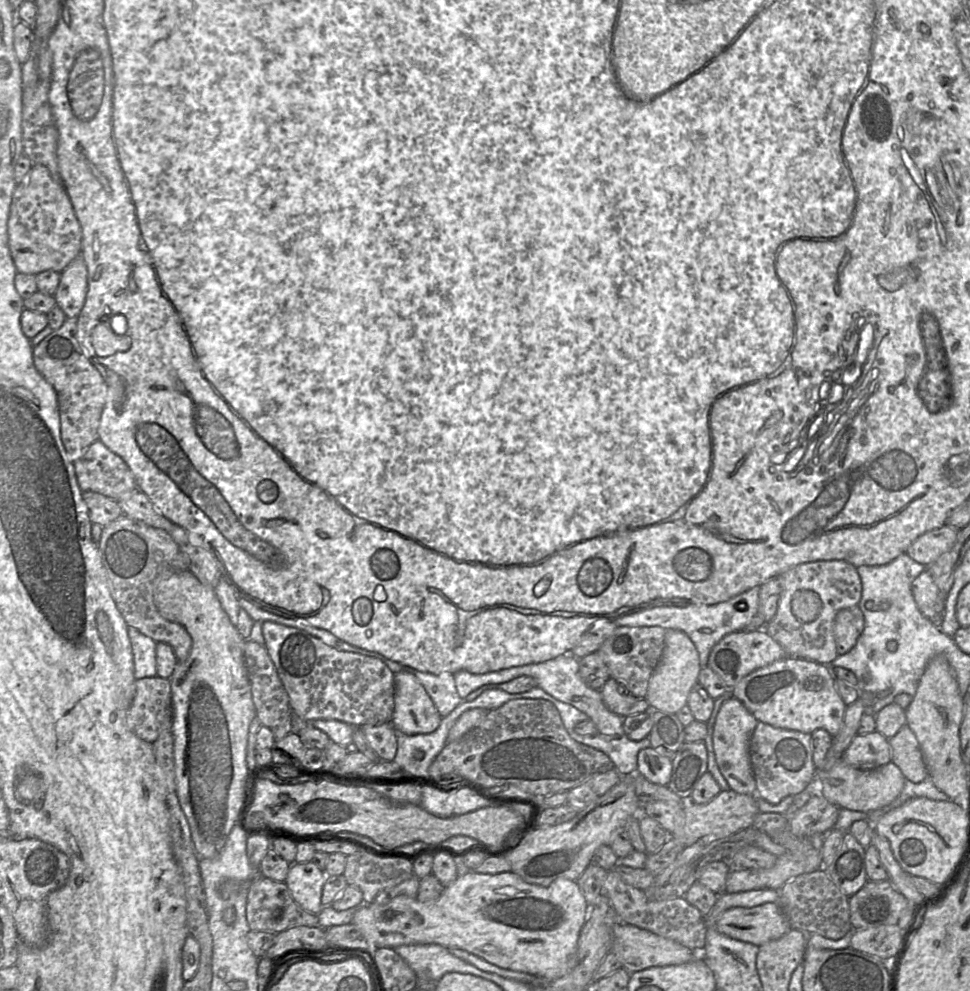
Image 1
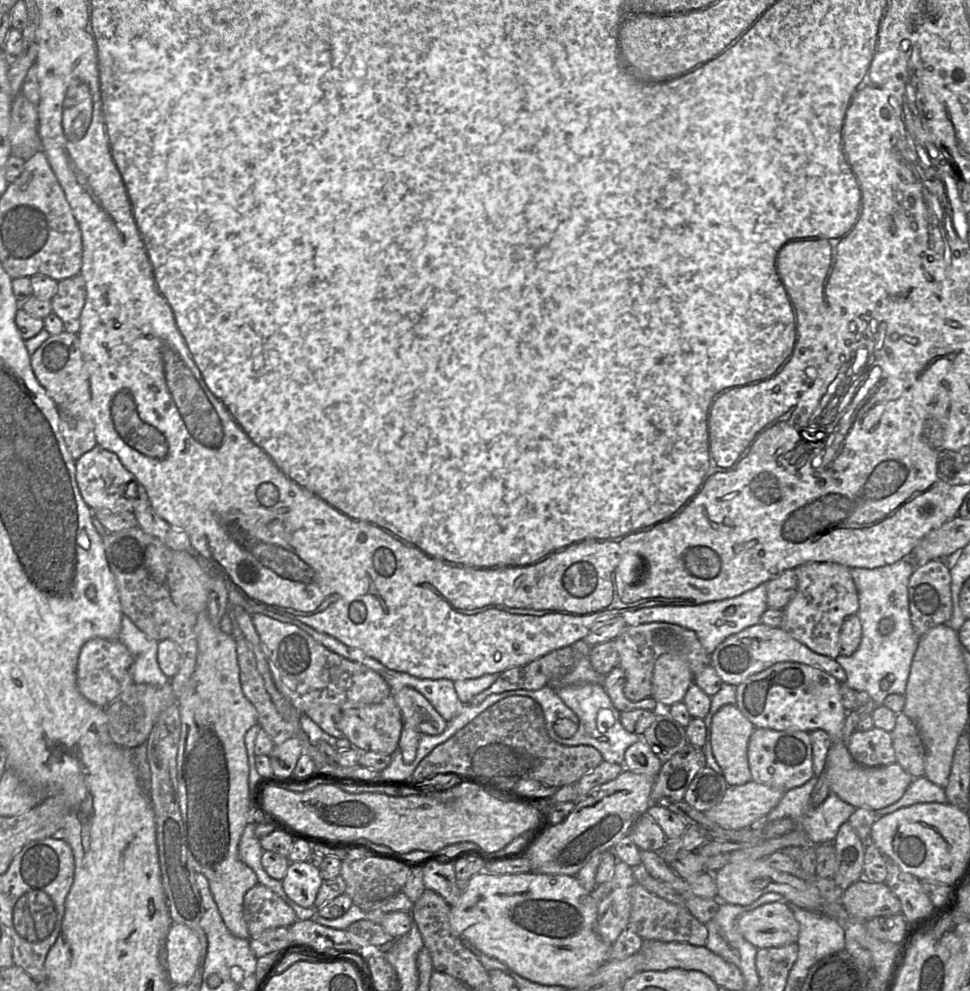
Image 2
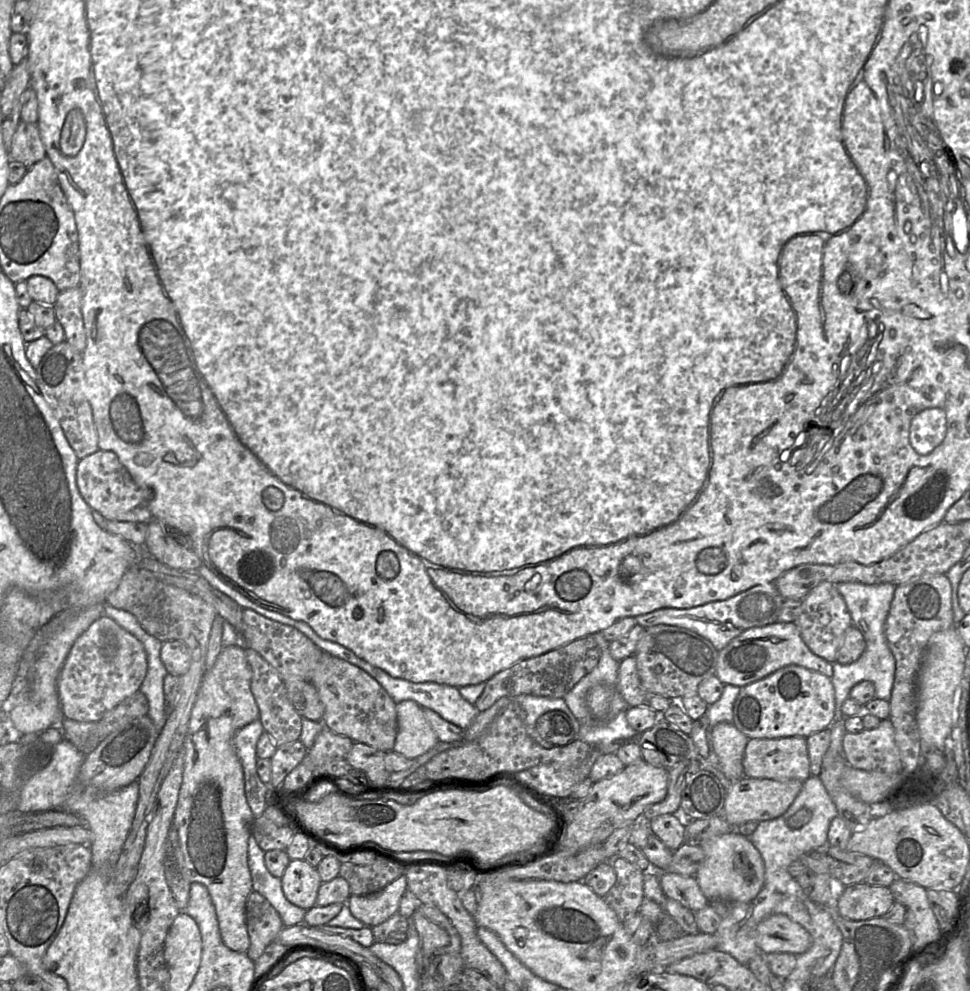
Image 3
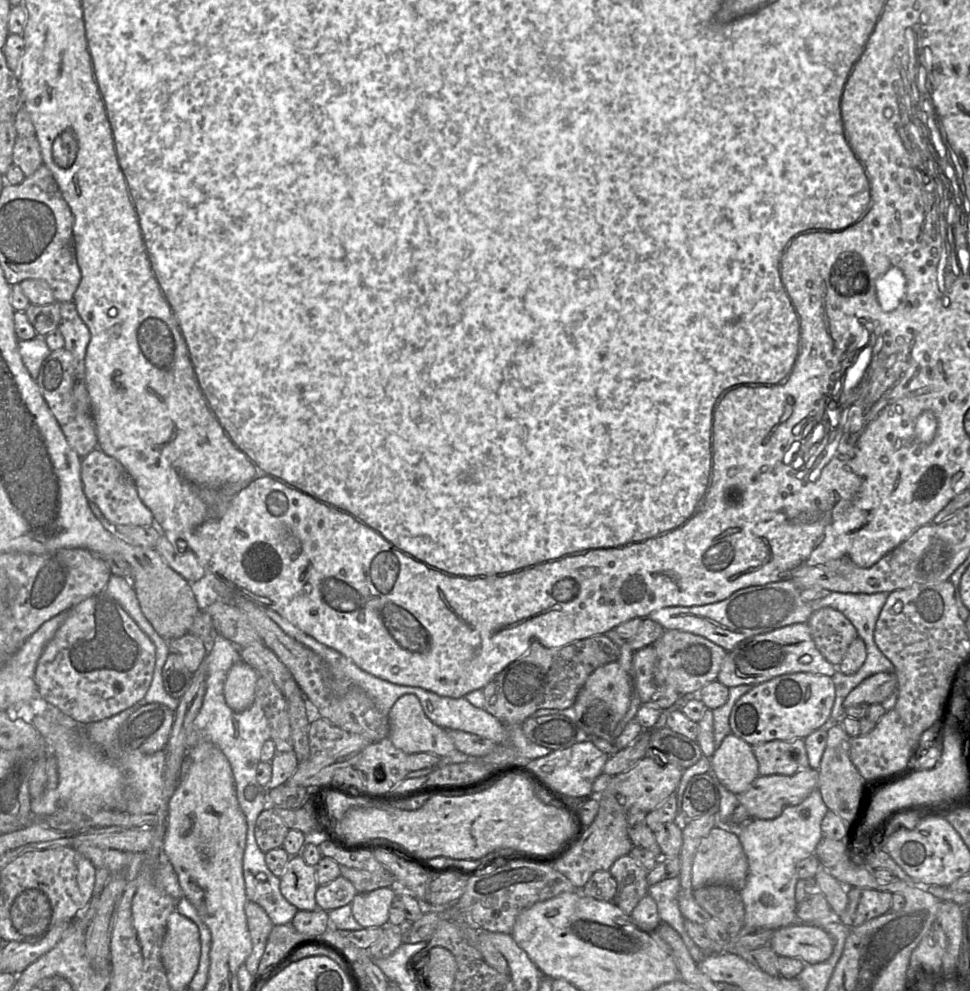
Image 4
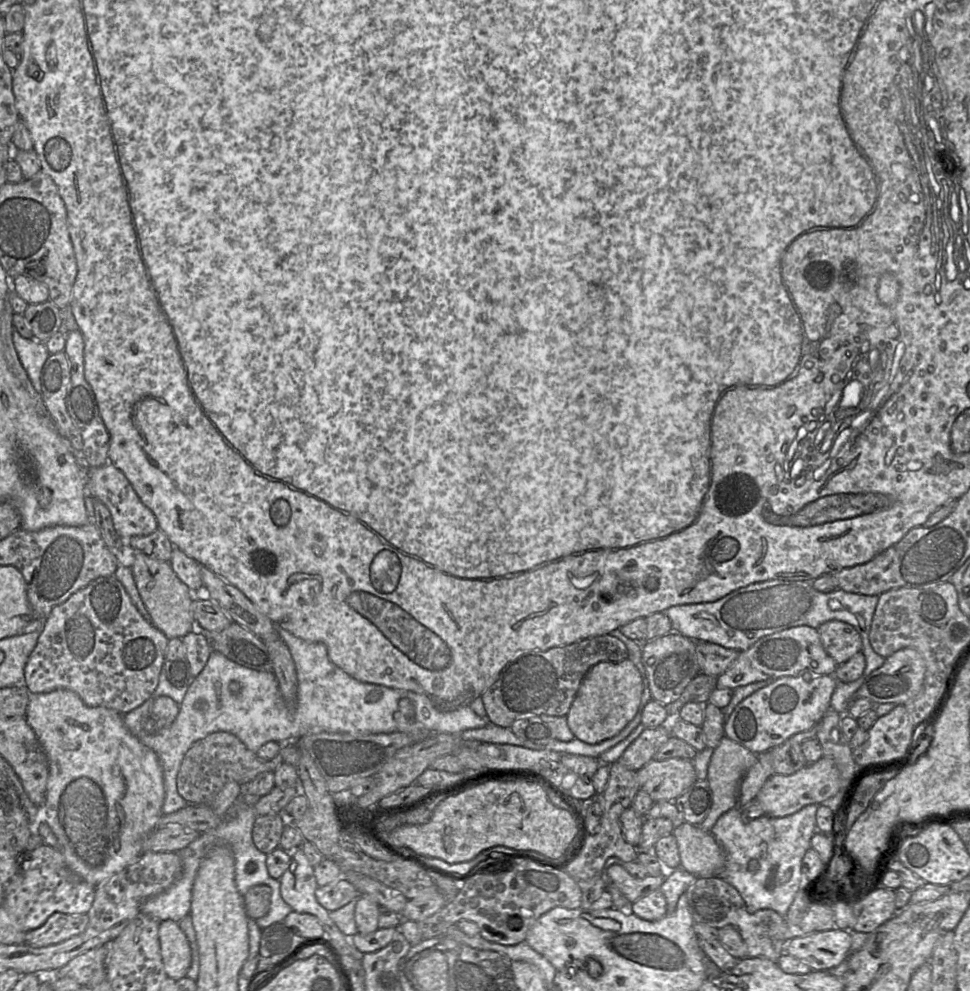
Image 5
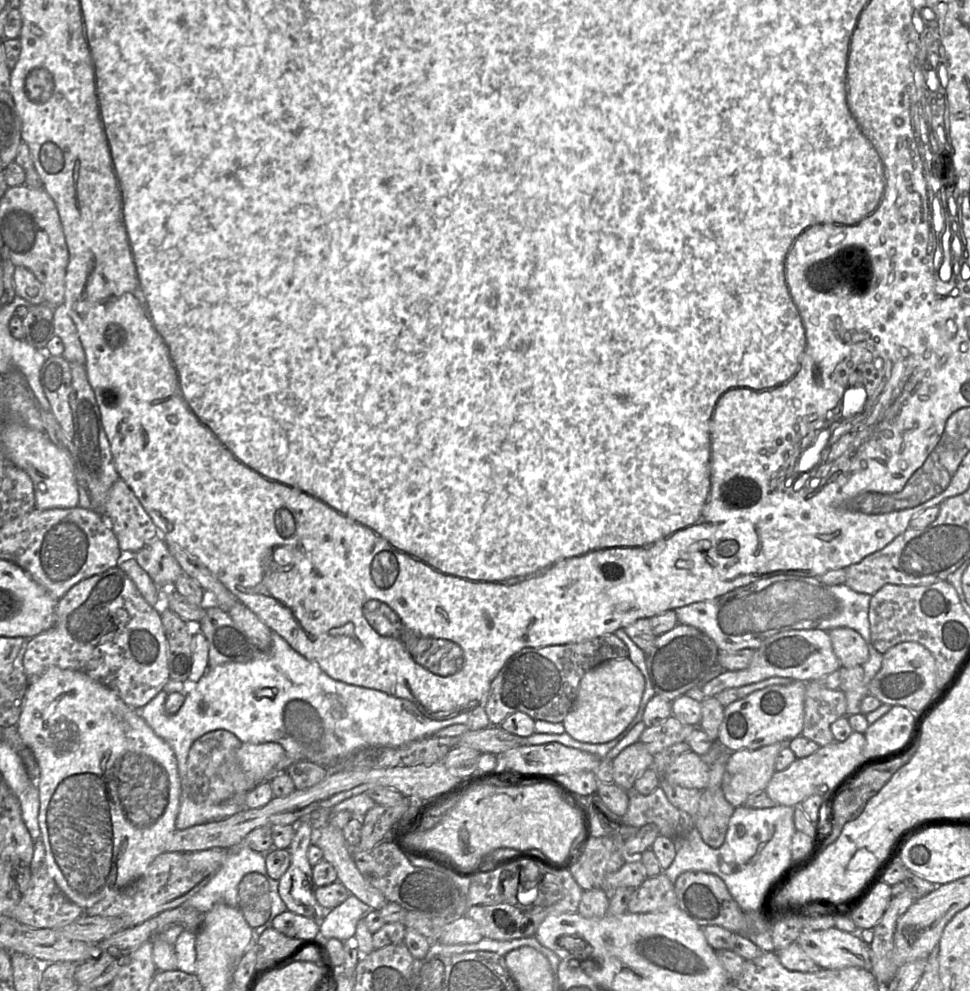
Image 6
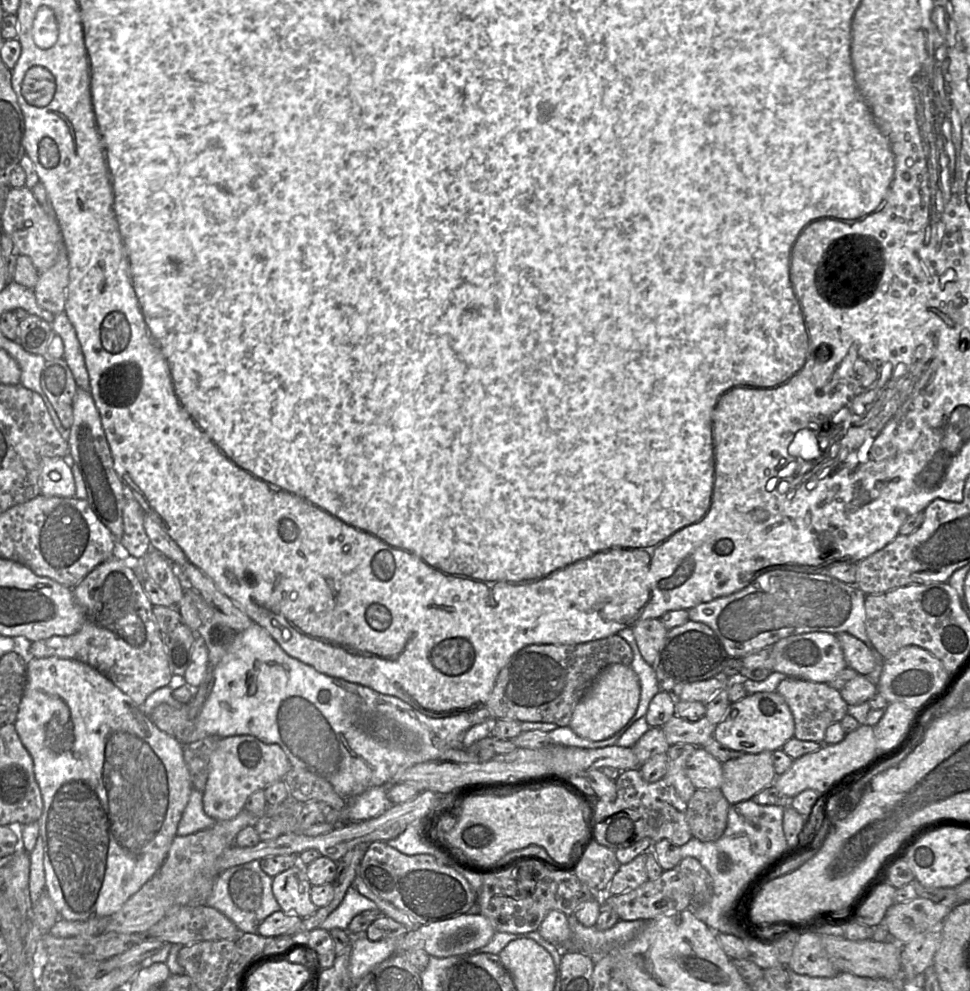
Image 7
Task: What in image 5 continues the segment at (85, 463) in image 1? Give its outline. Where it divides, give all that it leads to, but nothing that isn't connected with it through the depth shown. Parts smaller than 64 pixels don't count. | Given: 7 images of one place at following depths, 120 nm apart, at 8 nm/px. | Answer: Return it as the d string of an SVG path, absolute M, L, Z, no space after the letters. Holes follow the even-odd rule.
M111 463L90 468L86 475L86 492L107 507L117 534L125 542L134 536L146 536L158 529L157 520L152 511L142 503L125 475Z

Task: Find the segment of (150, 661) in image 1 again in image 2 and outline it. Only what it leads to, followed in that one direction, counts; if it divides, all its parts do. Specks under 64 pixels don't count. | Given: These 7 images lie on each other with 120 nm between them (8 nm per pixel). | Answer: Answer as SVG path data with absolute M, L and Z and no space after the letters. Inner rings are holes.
M124 614L121 620L119 640L127 647L134 659L133 683L164 685L170 681L158 665L159 641L139 630Z

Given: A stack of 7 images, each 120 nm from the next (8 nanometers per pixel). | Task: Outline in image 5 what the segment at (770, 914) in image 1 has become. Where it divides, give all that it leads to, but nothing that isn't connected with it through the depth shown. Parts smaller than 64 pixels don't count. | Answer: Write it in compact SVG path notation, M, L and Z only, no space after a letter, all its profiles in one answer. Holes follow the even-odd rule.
M835 927L795 937L786 943L784 952L806 962L813 970L829 971L848 958L851 944L850 933Z

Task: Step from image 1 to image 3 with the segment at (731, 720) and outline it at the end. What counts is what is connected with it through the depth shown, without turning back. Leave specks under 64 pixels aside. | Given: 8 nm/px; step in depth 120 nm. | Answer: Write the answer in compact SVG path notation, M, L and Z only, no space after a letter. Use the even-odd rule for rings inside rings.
M720 722L712 730L714 751L725 776L736 781L744 776L743 758L749 738L733 723Z

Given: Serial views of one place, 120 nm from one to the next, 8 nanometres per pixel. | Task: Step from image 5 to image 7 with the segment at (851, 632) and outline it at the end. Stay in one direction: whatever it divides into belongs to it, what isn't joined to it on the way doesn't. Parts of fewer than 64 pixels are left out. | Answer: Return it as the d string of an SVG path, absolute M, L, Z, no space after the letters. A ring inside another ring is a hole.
M842 632L835 635L838 637L847 667L862 675L870 674L876 666L876 658L870 648L849 633Z

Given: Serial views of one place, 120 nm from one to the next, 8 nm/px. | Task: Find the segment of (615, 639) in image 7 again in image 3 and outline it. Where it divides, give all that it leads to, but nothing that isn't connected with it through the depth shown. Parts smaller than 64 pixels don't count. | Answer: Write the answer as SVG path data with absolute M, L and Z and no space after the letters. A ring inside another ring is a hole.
M583 637L539 656L522 660L487 680L475 707L479 712L485 711L502 697L519 695L564 698L579 680L597 666L600 657L601 649L595 639Z

